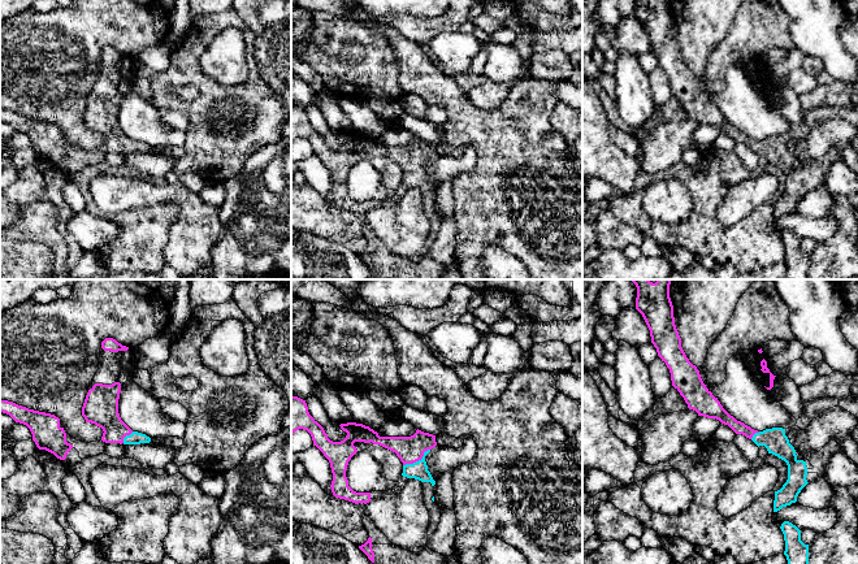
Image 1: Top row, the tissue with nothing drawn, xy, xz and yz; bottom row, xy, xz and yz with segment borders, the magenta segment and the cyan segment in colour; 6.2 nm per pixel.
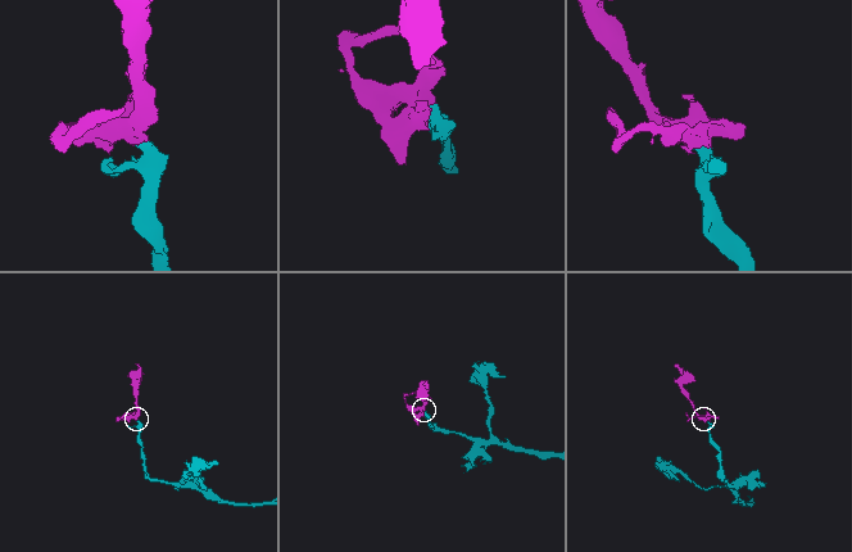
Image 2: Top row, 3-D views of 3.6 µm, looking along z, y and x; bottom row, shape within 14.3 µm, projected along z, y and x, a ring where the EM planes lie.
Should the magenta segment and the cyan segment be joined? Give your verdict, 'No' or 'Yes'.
Yes

